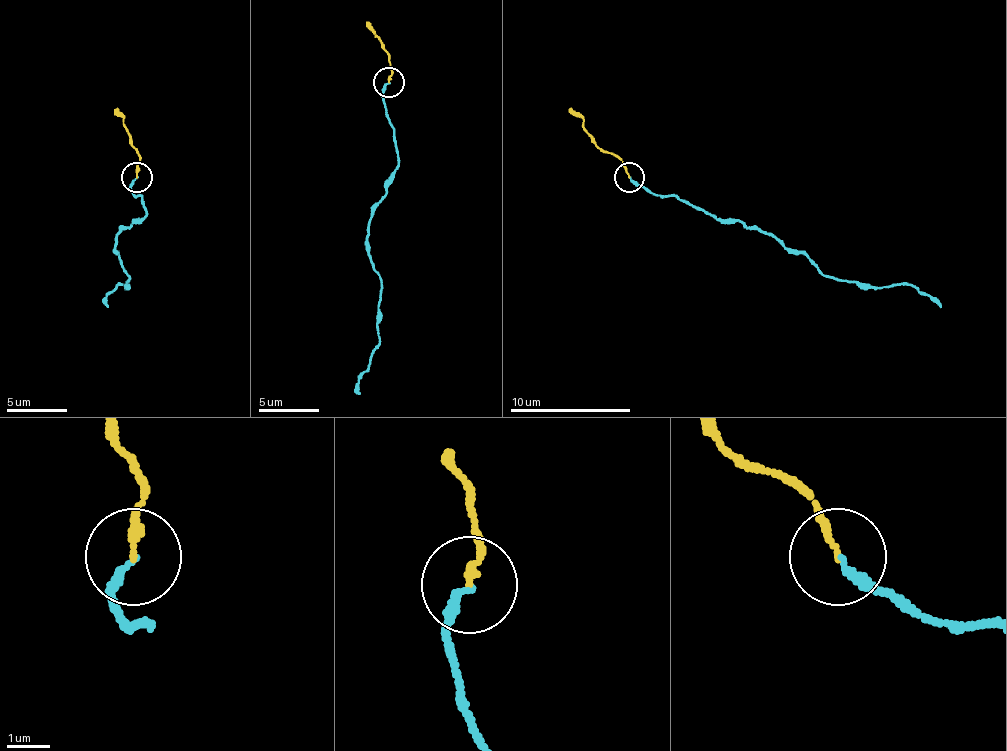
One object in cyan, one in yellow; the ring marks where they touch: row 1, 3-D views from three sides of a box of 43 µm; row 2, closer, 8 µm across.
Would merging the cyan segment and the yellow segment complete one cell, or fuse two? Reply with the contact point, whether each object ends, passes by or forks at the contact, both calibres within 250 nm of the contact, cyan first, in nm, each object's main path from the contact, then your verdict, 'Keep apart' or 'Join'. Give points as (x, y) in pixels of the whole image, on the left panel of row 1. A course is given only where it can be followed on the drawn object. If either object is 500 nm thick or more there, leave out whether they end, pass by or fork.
Place: (137, 177). At the ring cyan ends. At the ring yellow ends. Thickness 200 nm (cyan) against 170 nm. Course of cyan: (137, 177), (131, 192), (143, 201), (146, 214), (116, 235), (128, 286), (116, 286), (107, 295), (107, 307). Course of yellow: (137, 177), (140, 159), (137, 150), (113, 108). Join

